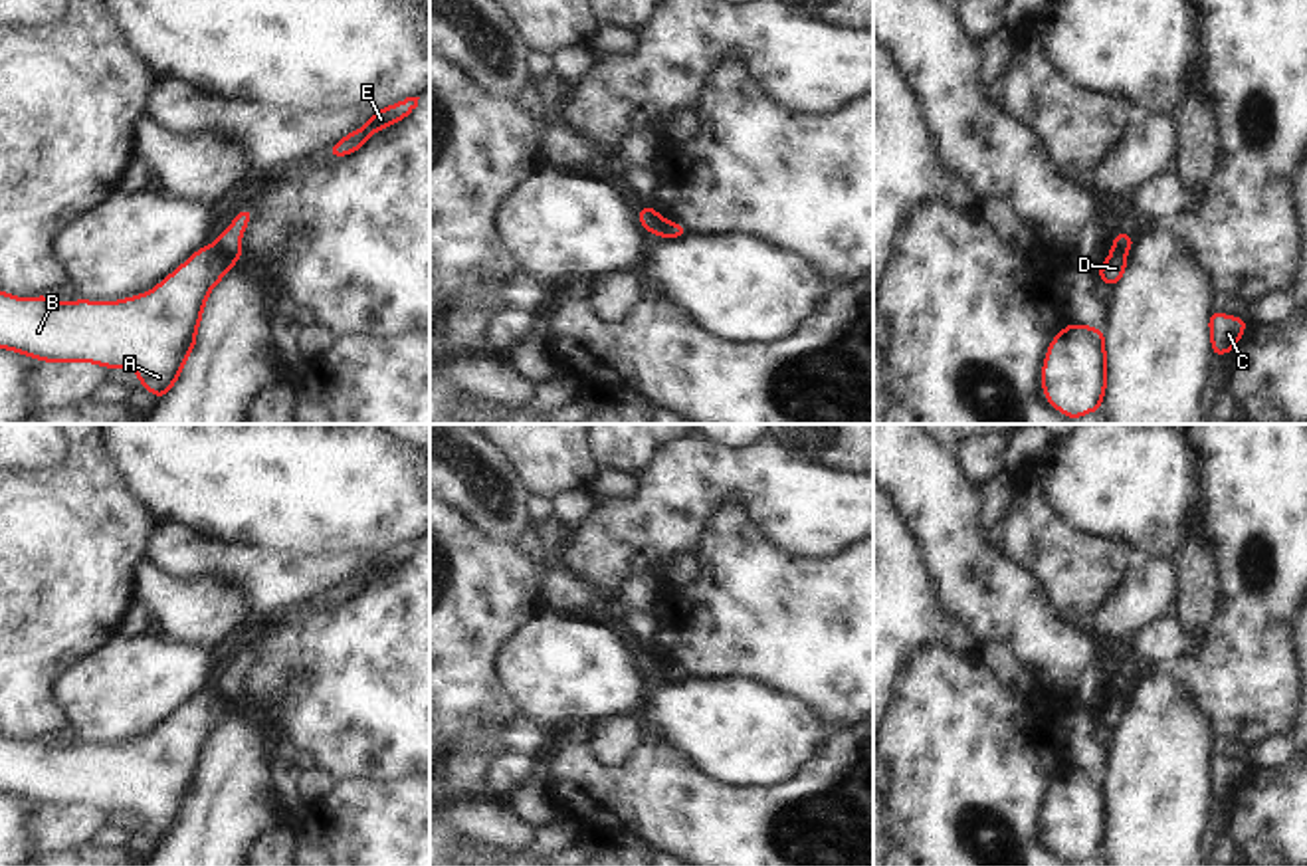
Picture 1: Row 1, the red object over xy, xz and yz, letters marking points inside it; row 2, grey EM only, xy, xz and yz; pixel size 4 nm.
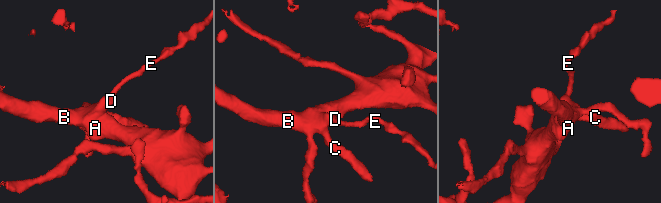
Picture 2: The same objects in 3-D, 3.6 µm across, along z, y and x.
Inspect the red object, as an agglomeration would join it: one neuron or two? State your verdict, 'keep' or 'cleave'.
cleave

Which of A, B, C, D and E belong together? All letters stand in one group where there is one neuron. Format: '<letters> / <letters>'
A B C D / E

